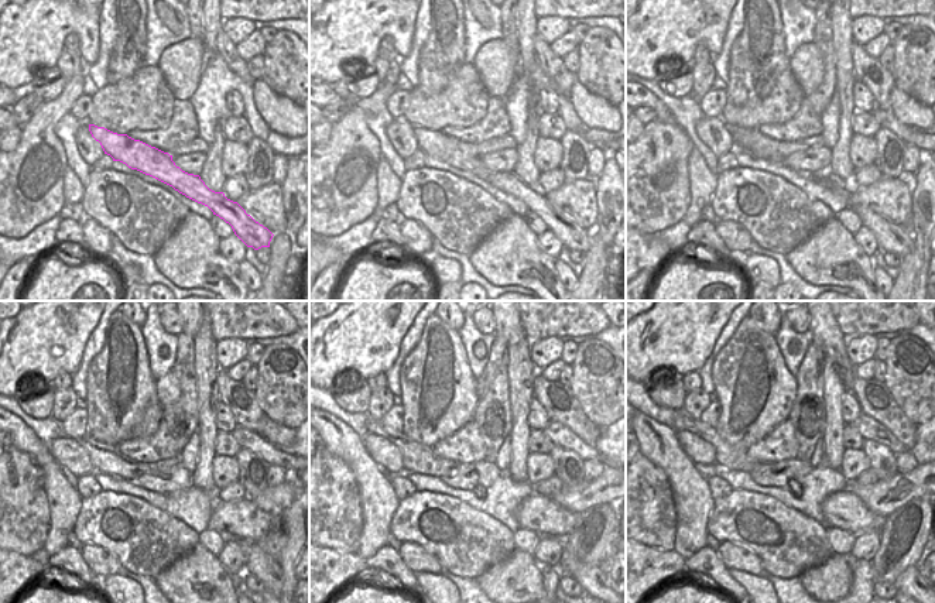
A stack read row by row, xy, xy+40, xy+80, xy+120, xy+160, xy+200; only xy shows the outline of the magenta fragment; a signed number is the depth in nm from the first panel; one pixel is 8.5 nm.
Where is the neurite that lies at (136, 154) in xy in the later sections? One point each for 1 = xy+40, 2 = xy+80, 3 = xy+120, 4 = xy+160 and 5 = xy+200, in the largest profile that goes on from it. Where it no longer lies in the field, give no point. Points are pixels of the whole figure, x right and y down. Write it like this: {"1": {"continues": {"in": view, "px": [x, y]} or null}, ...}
{"1": {"continues": {"in": "xy+40", "px": [442, 147]}}, "2": {"continues": {"in": "xy+80", "px": [896, 239]}}, "3": {"continues": {"in": "xy+120", "px": [261, 565]}}, "4": {"continues": {"in": "xy+160", "px": [595, 582]}}, "5": {"continues": {"in": "xy+200", "px": [911, 582]}}}

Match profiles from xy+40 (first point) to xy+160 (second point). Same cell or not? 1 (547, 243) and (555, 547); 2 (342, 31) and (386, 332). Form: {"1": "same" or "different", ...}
{"1": "same", "2": "same"}

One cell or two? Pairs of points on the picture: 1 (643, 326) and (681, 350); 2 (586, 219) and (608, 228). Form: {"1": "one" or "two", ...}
{"1": "one", "2": "two"}

